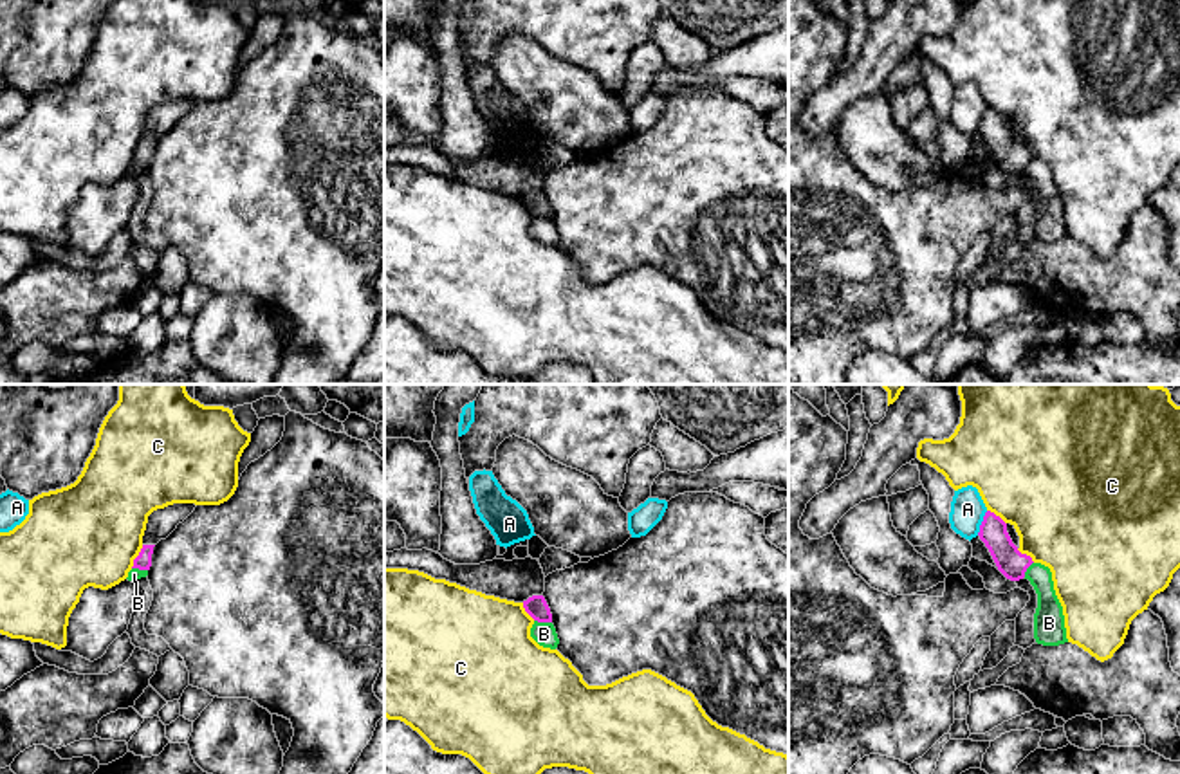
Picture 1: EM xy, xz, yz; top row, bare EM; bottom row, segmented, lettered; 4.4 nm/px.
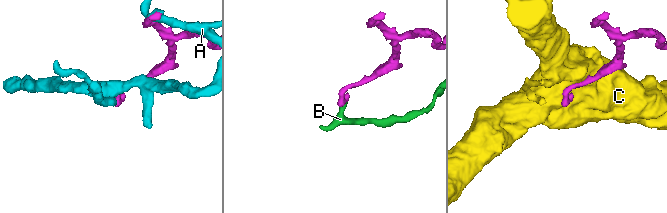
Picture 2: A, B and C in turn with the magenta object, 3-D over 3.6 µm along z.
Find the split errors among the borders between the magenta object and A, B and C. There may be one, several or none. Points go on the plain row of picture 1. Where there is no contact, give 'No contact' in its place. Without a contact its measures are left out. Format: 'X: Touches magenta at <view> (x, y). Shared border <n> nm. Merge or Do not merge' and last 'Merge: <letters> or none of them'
A: Touches magenta at yz (982, 119). Shared border 120 nm. Do not merge
B: Touches magenta at xz (543, 217). Shared border 80 nm. Do not merge
C: Touches magenta at xy (138, 152). Shared border 120 nm. Do not merge
Merge: none of them

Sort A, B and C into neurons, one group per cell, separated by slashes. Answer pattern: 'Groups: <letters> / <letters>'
Groups: A / B / C

